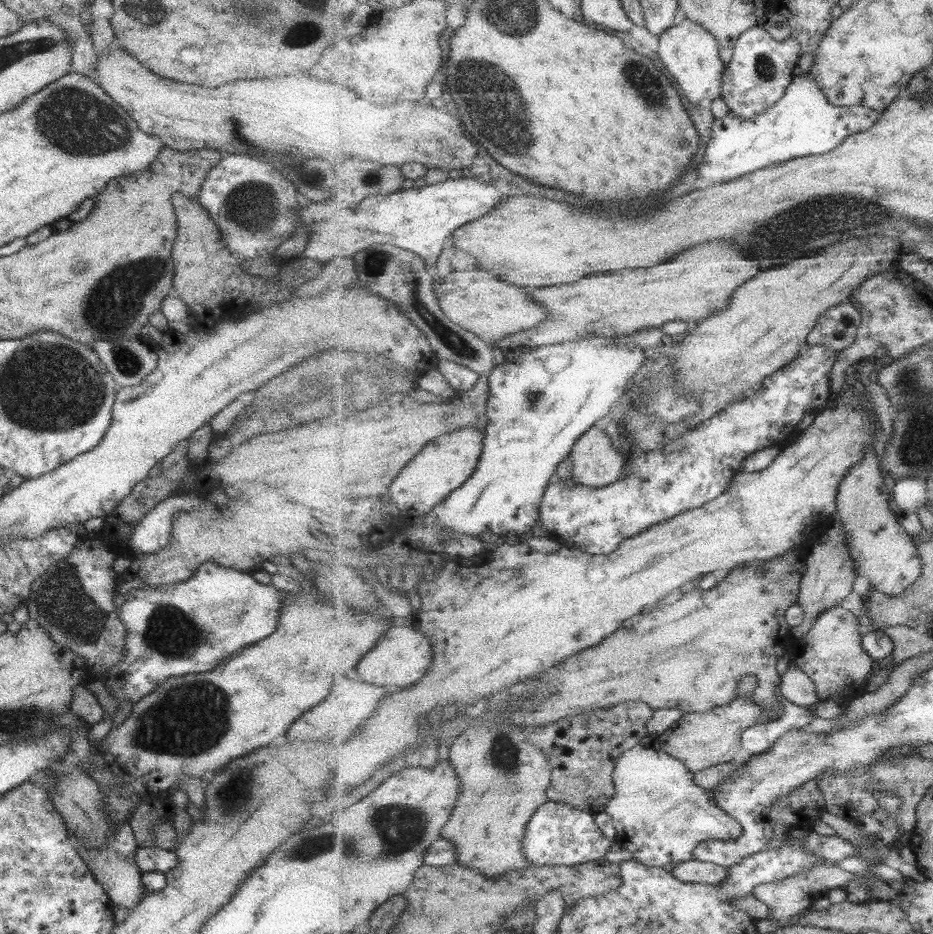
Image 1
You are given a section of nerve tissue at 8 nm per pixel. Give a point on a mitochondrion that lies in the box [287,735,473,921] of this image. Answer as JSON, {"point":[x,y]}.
{"point":[402,826]}

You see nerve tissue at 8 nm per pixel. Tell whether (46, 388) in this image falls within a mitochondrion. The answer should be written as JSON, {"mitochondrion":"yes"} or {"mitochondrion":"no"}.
{"mitochondrion":"yes"}

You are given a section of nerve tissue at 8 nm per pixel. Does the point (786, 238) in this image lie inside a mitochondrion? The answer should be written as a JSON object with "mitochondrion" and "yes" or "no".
{"mitochondrion":"yes"}

